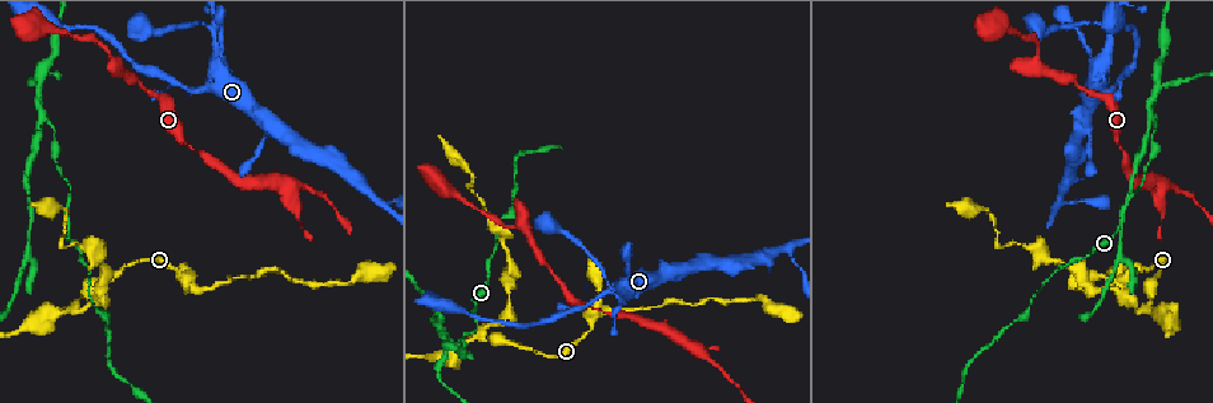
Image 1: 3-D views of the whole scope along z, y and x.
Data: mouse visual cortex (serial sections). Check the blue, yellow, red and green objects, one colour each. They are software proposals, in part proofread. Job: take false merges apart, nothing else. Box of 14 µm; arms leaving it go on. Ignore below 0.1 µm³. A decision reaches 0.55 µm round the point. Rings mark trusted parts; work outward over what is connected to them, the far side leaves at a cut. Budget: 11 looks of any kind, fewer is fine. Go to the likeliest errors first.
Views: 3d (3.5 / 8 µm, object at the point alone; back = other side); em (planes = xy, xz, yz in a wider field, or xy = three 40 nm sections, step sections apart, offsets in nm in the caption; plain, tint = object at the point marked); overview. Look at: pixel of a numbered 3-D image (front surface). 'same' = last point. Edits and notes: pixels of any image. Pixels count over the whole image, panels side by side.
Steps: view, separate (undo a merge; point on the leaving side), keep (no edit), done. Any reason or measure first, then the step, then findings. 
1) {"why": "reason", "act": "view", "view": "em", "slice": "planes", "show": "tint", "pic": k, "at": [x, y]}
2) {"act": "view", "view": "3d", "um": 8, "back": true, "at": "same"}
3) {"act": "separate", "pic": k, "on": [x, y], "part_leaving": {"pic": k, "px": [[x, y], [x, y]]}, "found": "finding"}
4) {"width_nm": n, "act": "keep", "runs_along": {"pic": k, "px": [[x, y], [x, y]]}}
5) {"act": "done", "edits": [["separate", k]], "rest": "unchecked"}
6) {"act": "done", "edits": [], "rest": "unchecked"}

{"why": "three arms meet", "act": "view", "view": "3d", "um": 3.5, "pic": 1, "at": [452, 341]}

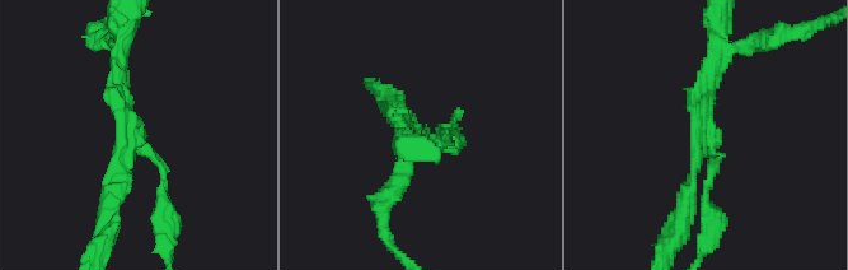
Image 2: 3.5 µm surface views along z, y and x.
{"act": "view", "view": "em", "slice": "planes", "show": "tint", "pic": 2, "at": [713, 143]}

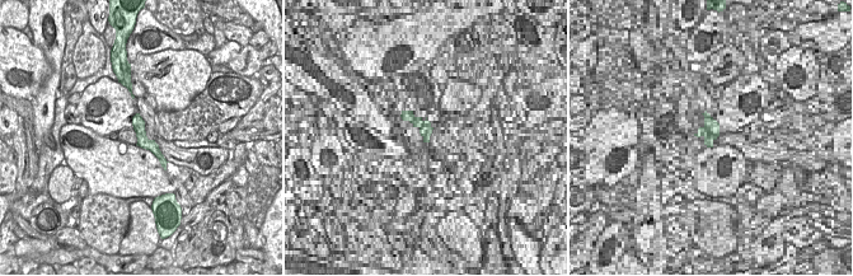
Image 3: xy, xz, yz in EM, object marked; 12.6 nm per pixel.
{"act": "separate", "pic": 2, "on": [108, 177], "found": "two cells meet here"}

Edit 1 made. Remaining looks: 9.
{"act": "view", "view": "overview"}

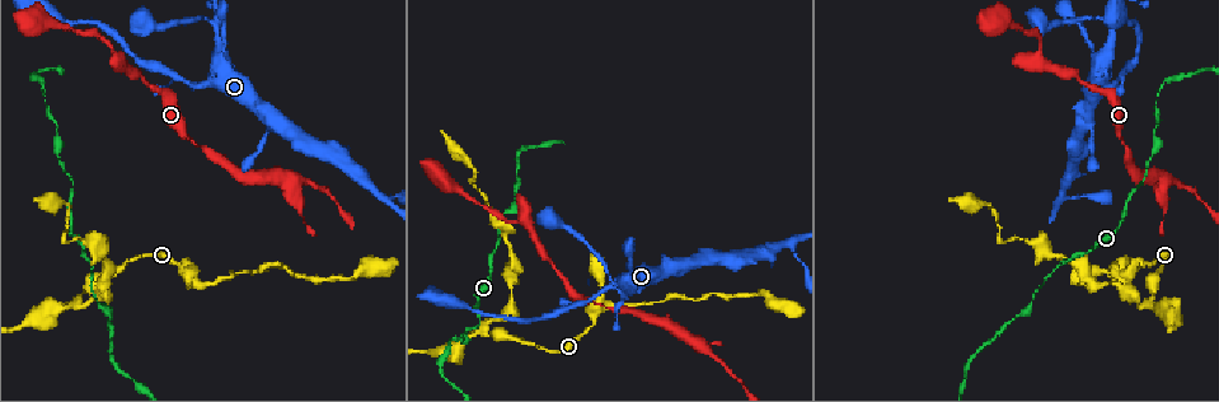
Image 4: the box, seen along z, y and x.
{"why": "three arms meet", "act": "view", "view": "3d", "um": 3.5, "pic": 4, "at": [624, 294]}

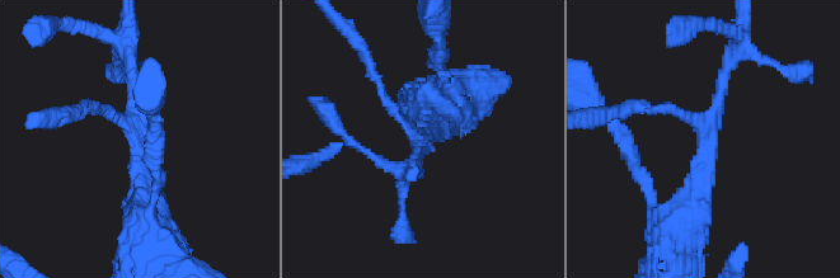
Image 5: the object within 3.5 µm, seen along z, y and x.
{"arms": 3, "arm_widths_nm": [100, 150, 400], "why": "need the tissue", "act": "view", "view": "em", "slice": "planes", "show": "tint", "pic": 5, "at": [417, 135]}

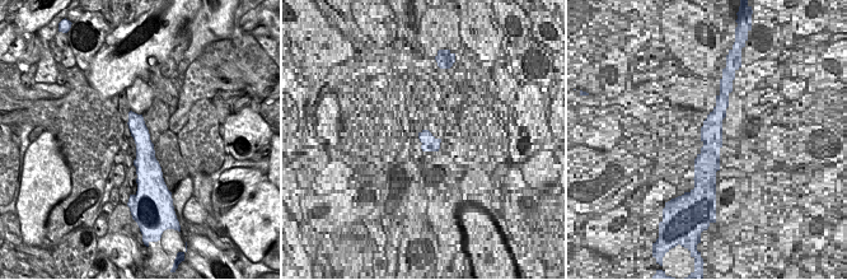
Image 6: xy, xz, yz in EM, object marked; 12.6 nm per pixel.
{"act": "keep", "runs_along": {"pic": 6, "px": [[131, 115], [144, 144], [143, 178]]}, "found": "continuous, no second cell"}

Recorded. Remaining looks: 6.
{"why": "sharp bend", "act": "view", "view": "3d", "um": 3.5, "back": true, "pic": 4, "at": [77, 301]}

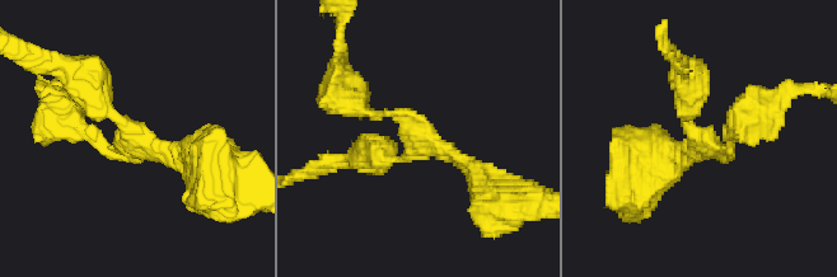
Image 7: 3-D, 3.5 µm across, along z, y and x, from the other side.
{"arms": 3, "arm_widths_nm": [150, 200, 400], "why": "shape alone is not enough", "act": "view", "view": "em", "slice": "xy", "step": 1, "show": "tint", "pic": 7, "at": [702, 141]}

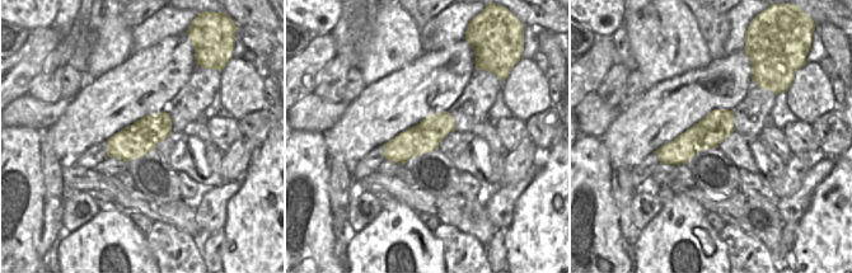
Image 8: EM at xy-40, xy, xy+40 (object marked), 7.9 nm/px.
{"act": "keep", "runs_along": {"pic": 8, "px": [[730, 114], [663, 160]]}, "found": "one cell here"}

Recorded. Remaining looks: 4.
{"why": "sudden change in width", "act": "view", "view": "3d", "um": 3.5, "pic": 4, "at": [88, 244]}

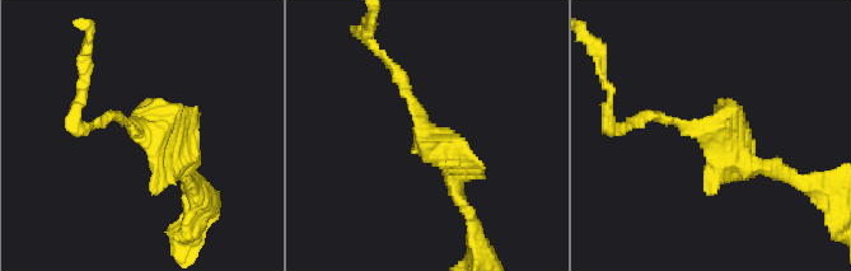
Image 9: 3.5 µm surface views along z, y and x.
{"arm_widths_nm": [150, 350], "act": "view", "view": "em", "slice": "planes", "show": "tint", "pic": 9, "at": [133, 129]}

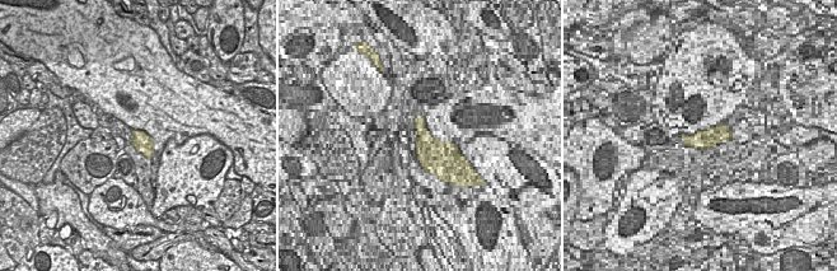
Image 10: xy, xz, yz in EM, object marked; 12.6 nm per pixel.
{"width_nm": 240, "act": "keep", "runs_along": {"pic": 9, "px": [[454, 178], [380, 54]]}, "found": "all the same cell"}

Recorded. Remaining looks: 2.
{"act": "done", "edits": [["separate", 2]], "rest": "unchecked"}

